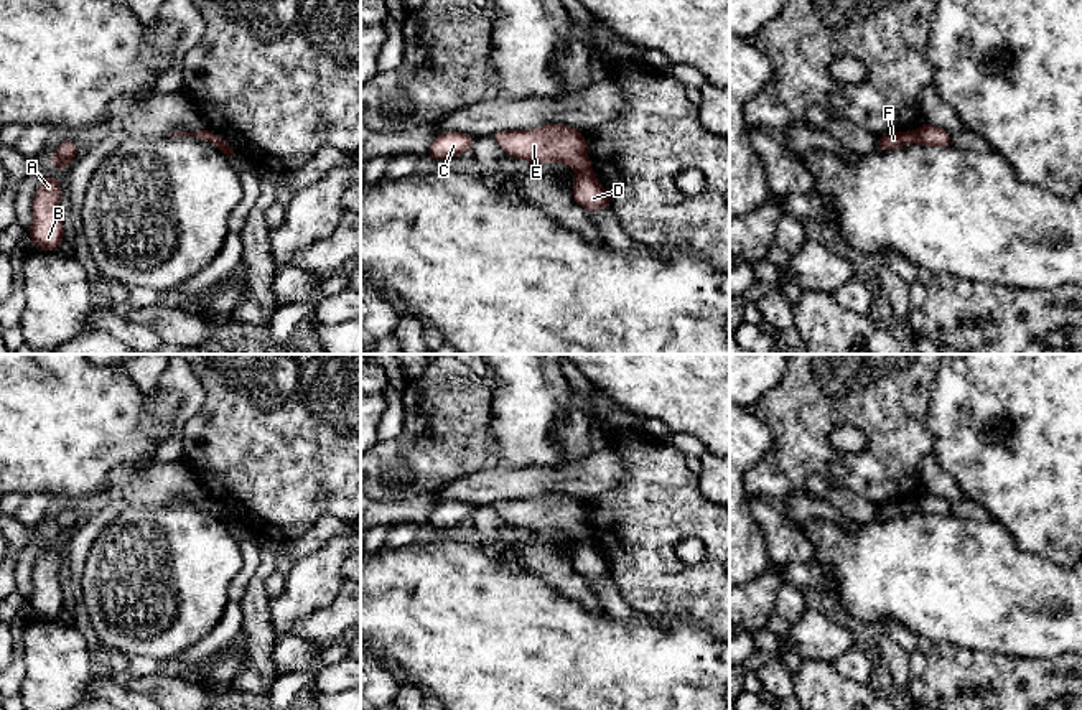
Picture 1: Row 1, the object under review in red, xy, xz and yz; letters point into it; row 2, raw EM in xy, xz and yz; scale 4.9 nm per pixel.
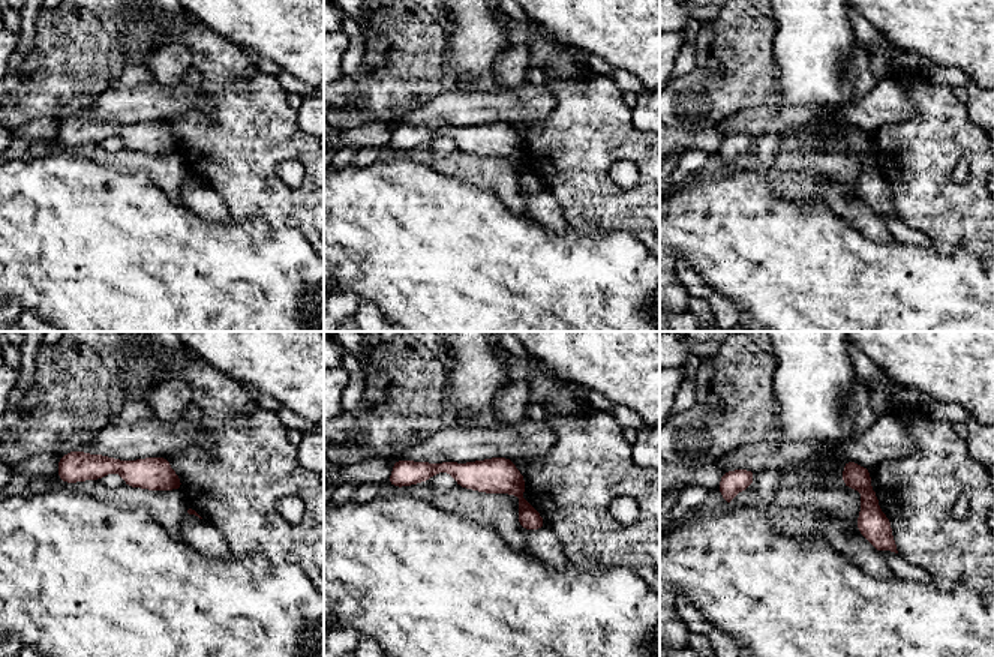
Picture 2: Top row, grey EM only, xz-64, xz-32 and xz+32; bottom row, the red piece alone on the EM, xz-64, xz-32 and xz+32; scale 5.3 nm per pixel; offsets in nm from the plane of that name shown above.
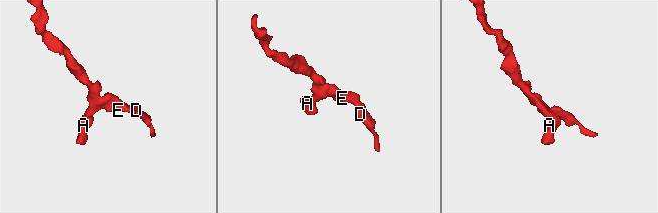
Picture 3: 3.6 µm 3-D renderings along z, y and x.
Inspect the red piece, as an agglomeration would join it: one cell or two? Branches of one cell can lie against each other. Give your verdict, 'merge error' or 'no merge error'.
no merge error

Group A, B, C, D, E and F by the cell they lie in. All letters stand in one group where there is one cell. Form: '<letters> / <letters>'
A B C D E F

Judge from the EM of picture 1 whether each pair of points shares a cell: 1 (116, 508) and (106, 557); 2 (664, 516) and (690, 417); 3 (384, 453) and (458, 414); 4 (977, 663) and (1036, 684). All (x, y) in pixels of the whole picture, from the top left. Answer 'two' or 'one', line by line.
1: two
2: two
3: one
4: one

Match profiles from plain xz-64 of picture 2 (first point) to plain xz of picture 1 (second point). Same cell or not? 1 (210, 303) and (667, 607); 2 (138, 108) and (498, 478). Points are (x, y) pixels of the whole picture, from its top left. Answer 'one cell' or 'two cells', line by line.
1: two cells
2: one cell

